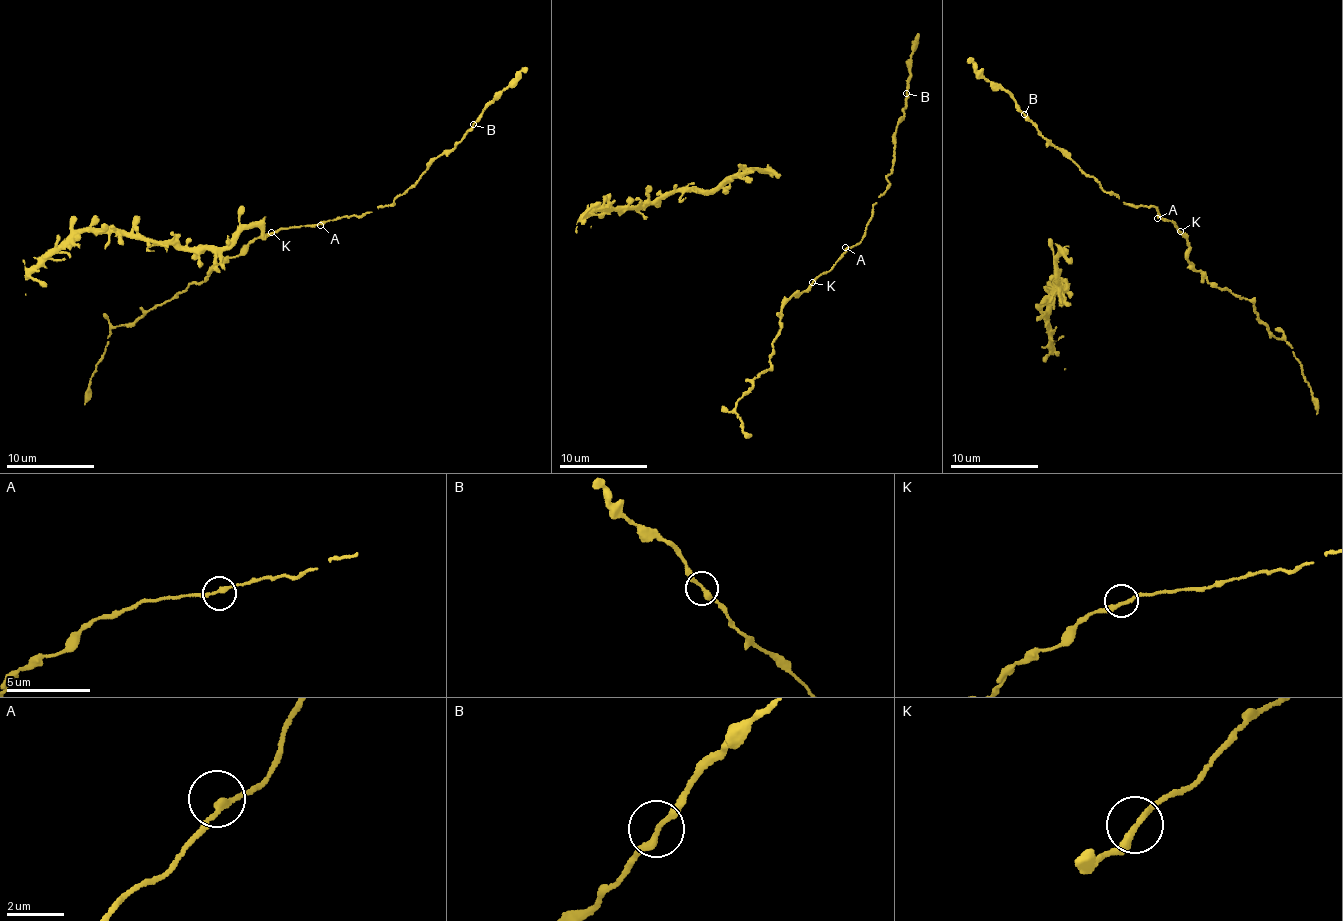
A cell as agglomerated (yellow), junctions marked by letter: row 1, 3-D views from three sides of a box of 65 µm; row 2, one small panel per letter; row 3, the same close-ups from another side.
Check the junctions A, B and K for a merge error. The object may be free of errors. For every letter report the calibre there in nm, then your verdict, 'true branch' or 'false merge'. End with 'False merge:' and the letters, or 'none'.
A: calibre 200 nm; true branch
B: calibre 220 nm; true branch
K: calibre 240 nm; true branch
False merge: none

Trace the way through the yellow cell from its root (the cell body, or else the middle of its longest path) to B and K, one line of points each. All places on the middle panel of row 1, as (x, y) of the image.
B: (845, 247), (854, 247), (861, 239), (872, 205), (886, 189), (894, 136), (906, 107), (906, 93)
K: (845, 247), (845, 254), (812, 282)

